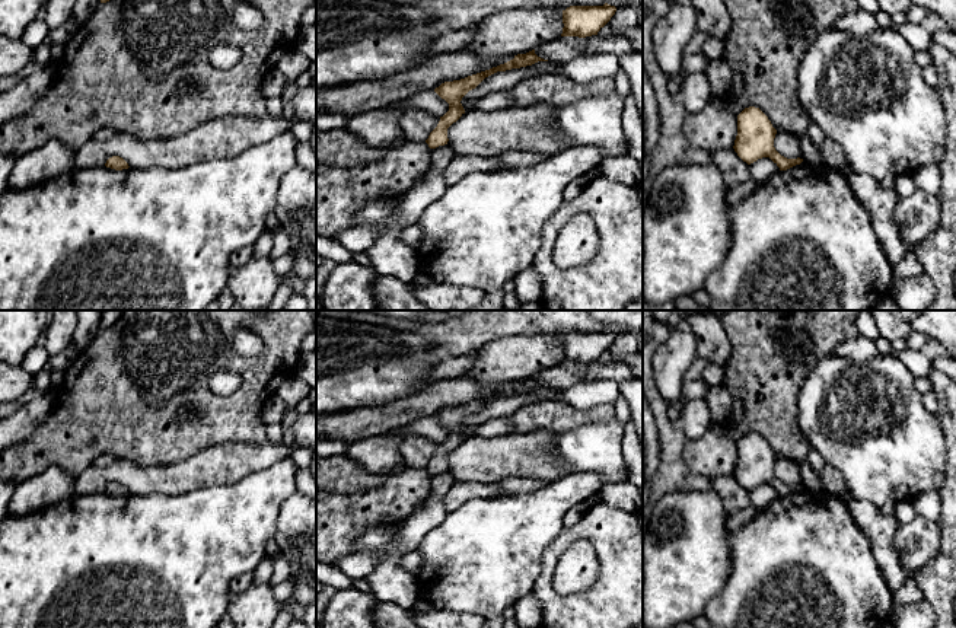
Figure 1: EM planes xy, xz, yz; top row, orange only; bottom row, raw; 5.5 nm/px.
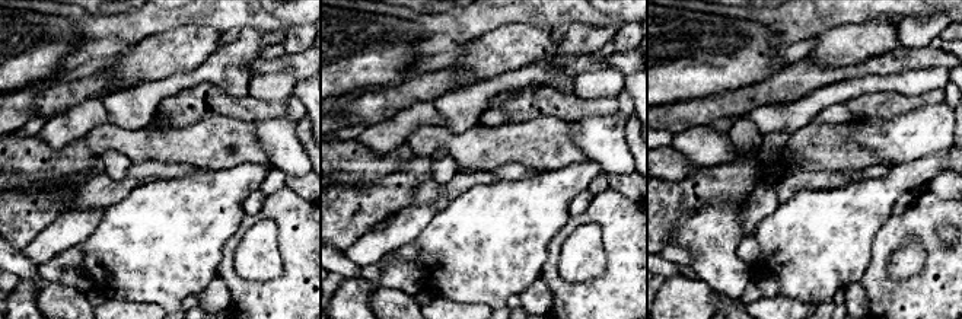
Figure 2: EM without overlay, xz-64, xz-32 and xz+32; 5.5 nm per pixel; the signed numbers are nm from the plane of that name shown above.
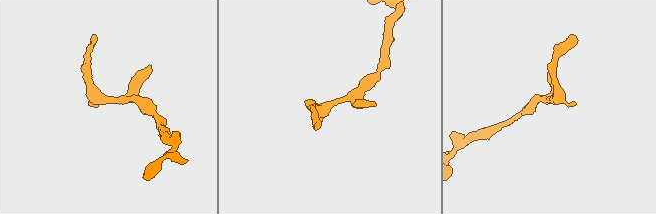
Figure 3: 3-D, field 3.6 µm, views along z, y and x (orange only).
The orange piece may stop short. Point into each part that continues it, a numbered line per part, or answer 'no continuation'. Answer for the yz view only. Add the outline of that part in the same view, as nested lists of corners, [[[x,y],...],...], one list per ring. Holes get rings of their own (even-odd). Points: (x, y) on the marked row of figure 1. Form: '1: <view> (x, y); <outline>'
no continuation

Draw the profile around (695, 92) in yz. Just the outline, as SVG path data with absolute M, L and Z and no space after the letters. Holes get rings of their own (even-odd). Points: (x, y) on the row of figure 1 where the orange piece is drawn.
M704 71L689 73L683 77L679 99L686 114L700 112L711 98L713 90Z

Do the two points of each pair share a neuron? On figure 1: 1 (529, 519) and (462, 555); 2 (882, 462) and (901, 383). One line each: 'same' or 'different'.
1: same
2: same

